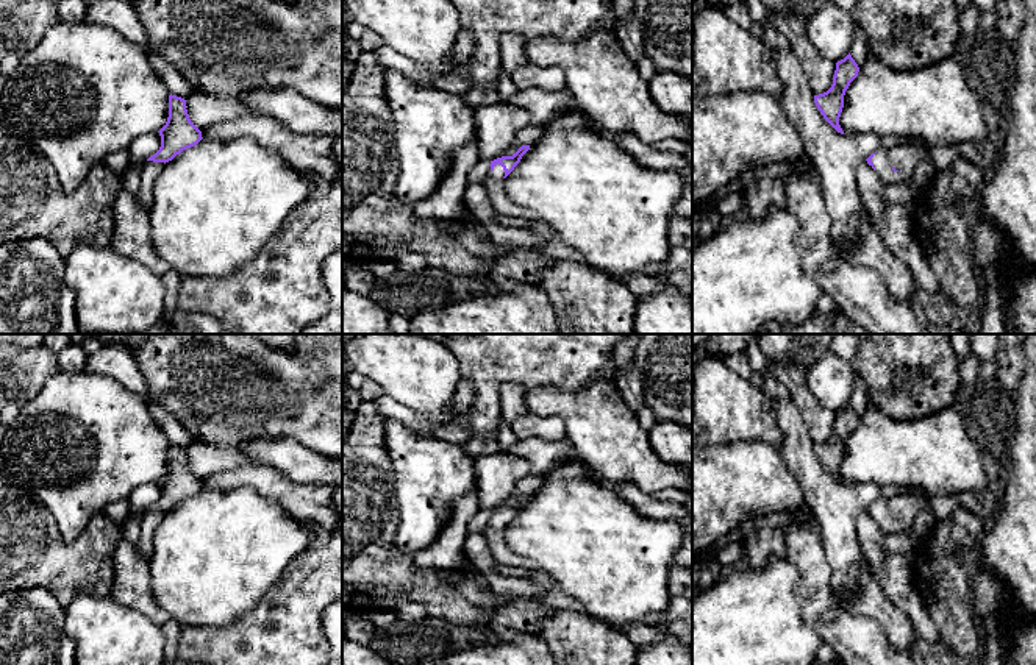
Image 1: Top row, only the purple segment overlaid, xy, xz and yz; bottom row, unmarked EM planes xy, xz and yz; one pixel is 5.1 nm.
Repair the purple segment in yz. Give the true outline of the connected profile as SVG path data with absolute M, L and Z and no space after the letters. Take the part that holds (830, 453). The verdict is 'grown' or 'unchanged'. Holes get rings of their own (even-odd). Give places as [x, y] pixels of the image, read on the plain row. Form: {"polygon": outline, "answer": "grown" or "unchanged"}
{"polygon": "M848 403L836 412L831 437L819 445L814 445L814 453L823 468L841 484L844 484L839 467L844 457L844 445L850 432L858 426L859 417Z", "answer": "unchanged"}

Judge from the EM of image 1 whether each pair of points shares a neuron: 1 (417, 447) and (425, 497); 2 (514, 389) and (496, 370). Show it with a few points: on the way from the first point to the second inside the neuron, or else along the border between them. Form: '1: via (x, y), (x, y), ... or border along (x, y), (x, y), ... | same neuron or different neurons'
1: via (417, 459), (425, 469), (425, 484) | same neuron
2: border along (522, 383), (505, 383), (502, 386), (500, 417) | different neurons

